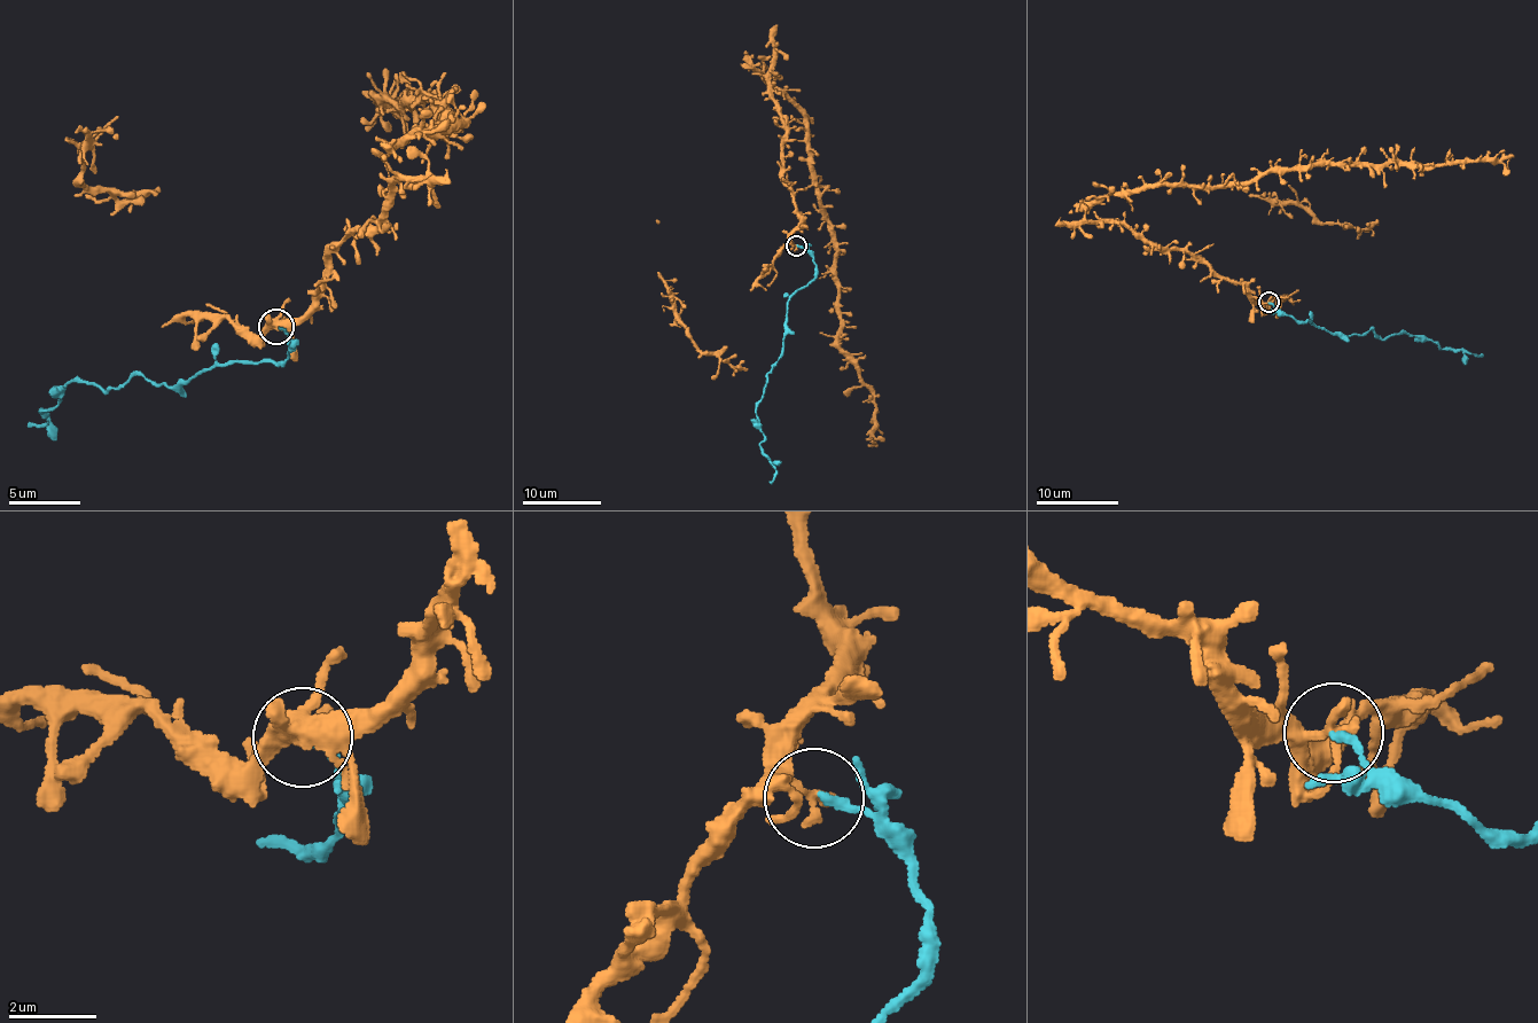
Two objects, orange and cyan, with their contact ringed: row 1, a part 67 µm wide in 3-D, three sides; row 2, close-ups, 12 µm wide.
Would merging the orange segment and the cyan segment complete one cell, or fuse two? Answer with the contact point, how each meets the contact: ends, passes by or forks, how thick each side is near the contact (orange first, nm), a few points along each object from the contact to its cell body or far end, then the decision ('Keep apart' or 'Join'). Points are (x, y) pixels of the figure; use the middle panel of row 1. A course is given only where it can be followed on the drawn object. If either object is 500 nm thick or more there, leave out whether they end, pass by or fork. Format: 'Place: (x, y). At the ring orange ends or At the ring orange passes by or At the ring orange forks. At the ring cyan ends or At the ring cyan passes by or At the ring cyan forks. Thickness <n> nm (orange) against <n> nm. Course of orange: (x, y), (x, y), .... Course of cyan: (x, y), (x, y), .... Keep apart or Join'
Place: (796, 246). At the ring orange ends. At the ring cyan ends. Thickness 320 nm (orange) against 190 nm. Course of orange: (796, 246), (781, 107), (752, 69), (805, 118), (835, 251), (838, 351), (872, 392), (871, 442). Course of cyan: (796, 246), (813, 258), (814, 278), (790, 297), (783, 353), (756, 411), (760, 450), (775, 469), (768, 483). Keep apart

